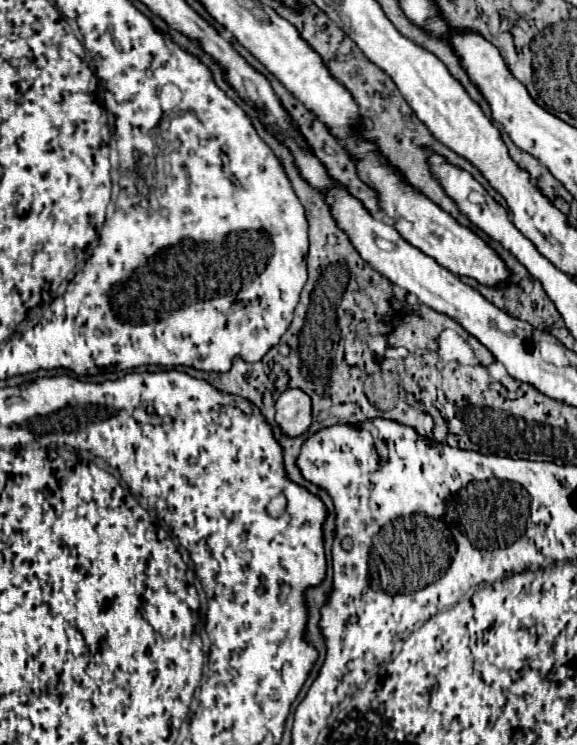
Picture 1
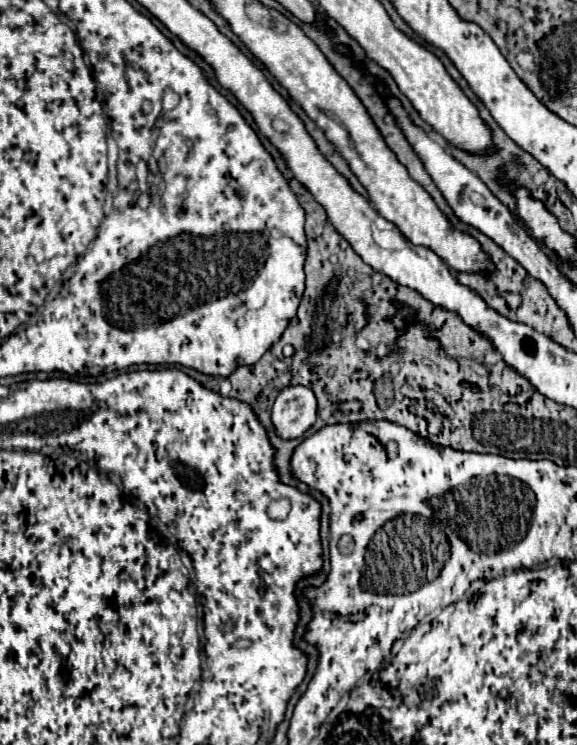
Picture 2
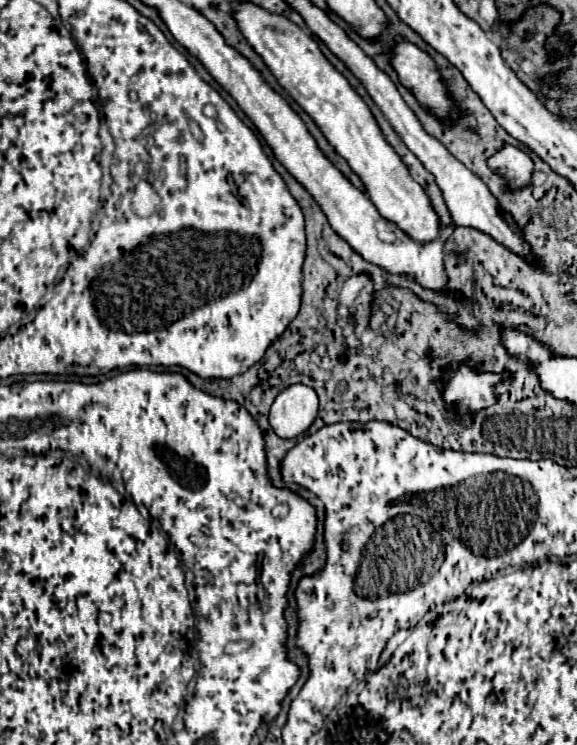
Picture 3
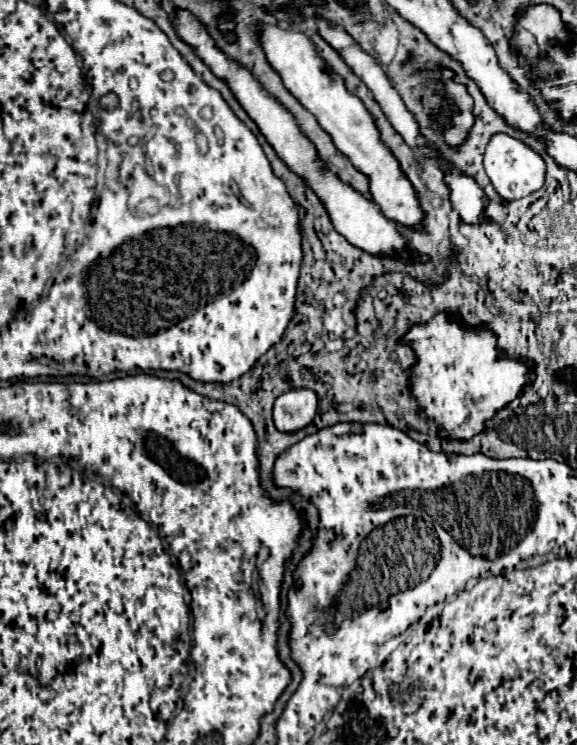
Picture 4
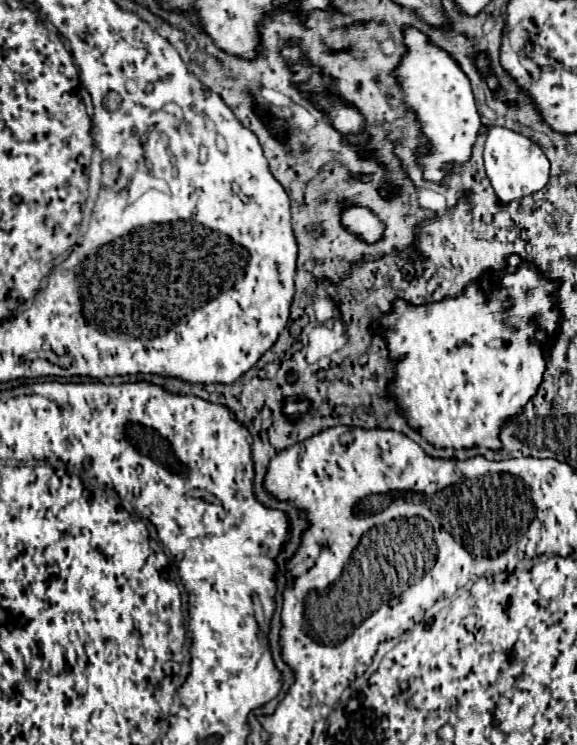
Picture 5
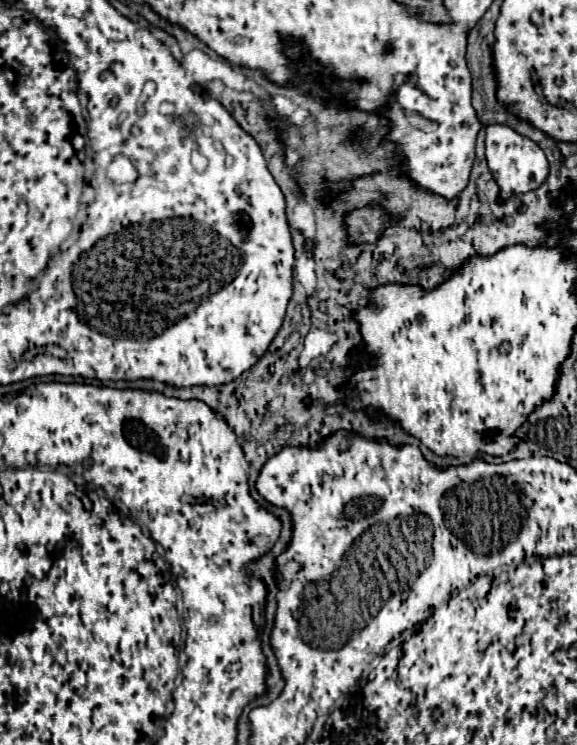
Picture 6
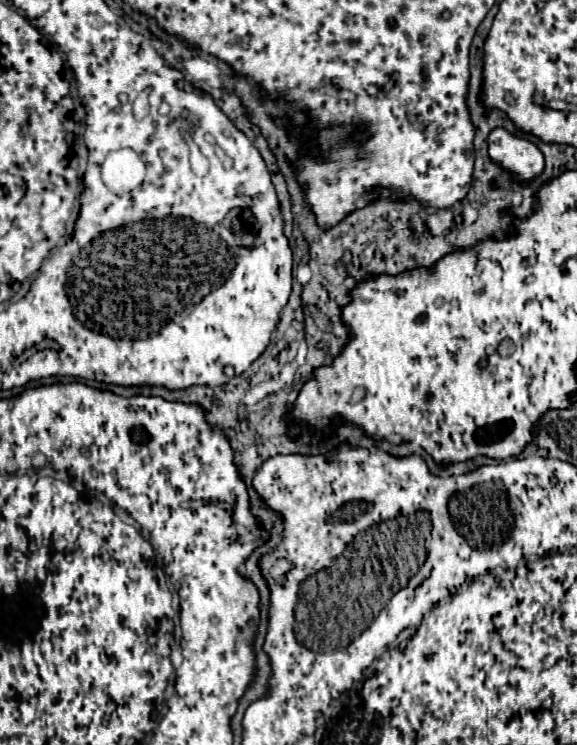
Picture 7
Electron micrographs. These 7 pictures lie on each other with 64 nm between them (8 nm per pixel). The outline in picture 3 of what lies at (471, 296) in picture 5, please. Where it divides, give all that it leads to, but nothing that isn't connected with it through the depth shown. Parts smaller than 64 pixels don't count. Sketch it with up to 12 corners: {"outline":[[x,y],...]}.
{"outline":[[448,368],[442,400],[464,428],[496,404],[496,386],[508,370]]}

